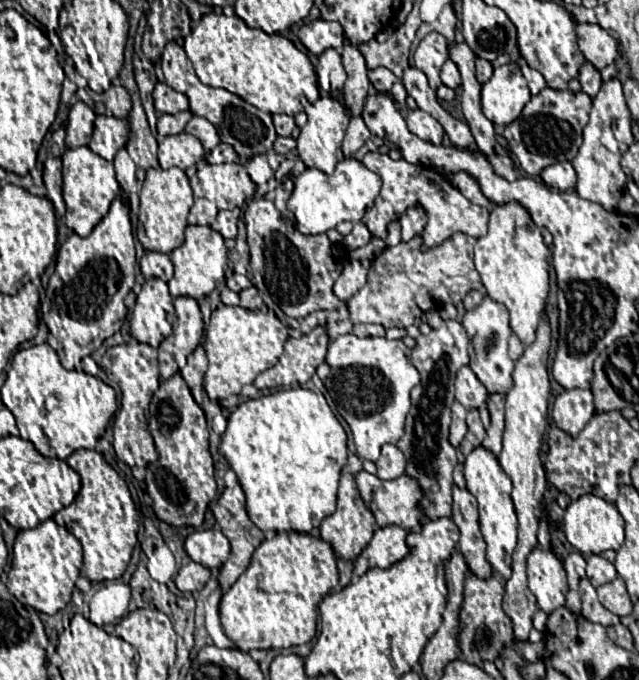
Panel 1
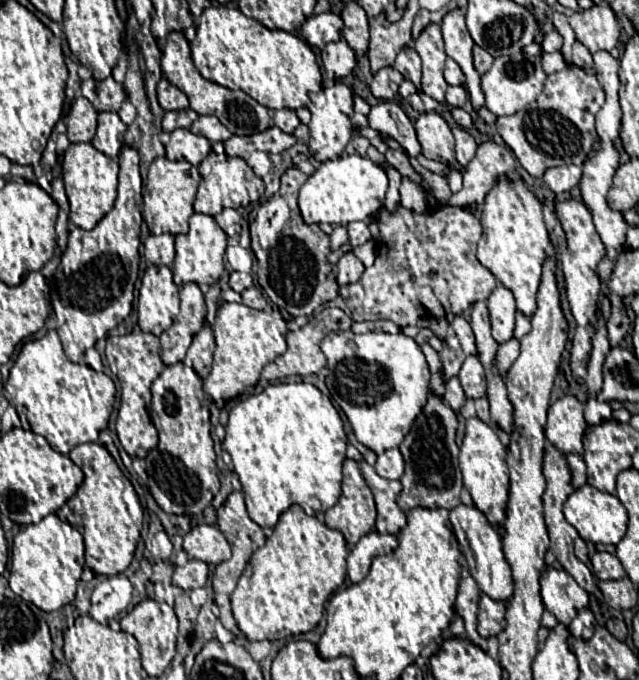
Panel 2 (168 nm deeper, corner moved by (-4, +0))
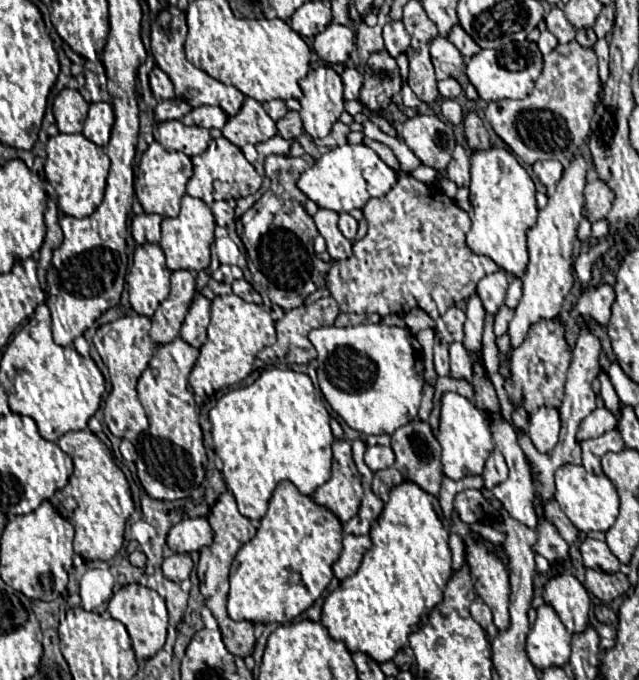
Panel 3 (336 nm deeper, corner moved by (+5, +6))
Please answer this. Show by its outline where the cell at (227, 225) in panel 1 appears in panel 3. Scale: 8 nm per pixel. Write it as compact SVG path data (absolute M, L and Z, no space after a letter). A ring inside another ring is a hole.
M215 201L210 205L216 225L225 227L235 220L235 212L226 201Z

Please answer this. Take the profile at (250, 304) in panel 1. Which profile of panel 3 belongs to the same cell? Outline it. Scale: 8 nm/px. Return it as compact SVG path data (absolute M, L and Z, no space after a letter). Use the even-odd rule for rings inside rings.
M244 278L235 280L231 286L233 294L236 294L239 298L245 300L245 302L262 304L262 297L260 294L256 292L251 284Z

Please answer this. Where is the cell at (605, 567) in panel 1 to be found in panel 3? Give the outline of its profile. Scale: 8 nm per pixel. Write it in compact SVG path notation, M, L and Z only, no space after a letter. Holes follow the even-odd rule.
M585 538L583 544L581 544L581 556L583 556L585 568L603 570L603 572L609 572L609 574L619 572L619 560L611 554L611 550L607 548L605 542Z

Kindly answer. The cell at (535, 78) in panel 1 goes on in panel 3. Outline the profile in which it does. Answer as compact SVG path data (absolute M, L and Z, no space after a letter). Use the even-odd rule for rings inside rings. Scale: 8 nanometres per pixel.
M545 30L545 32L541 32L541 36L539 36L539 40L537 40L537 46L539 46L541 54L547 56L547 54L557 46L557 38L555 38L549 30Z

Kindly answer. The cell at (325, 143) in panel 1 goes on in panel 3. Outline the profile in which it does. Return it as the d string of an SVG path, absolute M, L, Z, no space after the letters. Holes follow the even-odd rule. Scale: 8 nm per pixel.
M319 66L319 68L311 70L307 74L307 78L303 78L299 82L299 86L303 92L303 96L299 100L301 105L299 114L303 120L303 128L311 138L325 138L345 110L343 108L343 82L331 66Z

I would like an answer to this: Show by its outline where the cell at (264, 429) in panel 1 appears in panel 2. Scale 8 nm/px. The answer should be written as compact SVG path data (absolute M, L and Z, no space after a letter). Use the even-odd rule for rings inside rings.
M272 384L264 392L238 402L230 410L222 446L232 456L234 472L242 482L248 516L260 528L274 528L278 516L292 504L300 504L306 514L314 516L318 512L326 512L340 498L340 470L346 458L346 432L330 398L312 384Z

